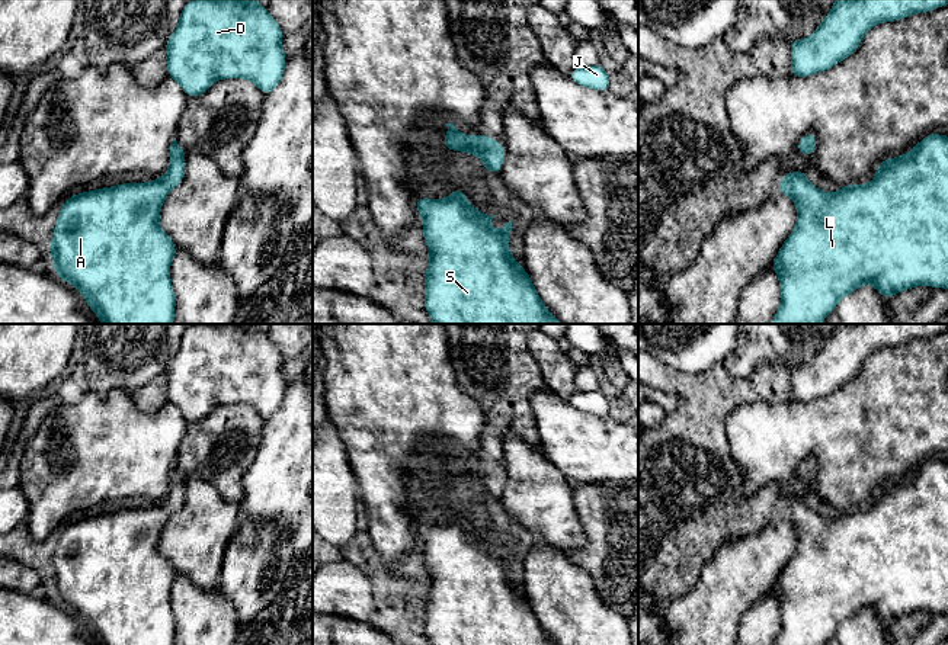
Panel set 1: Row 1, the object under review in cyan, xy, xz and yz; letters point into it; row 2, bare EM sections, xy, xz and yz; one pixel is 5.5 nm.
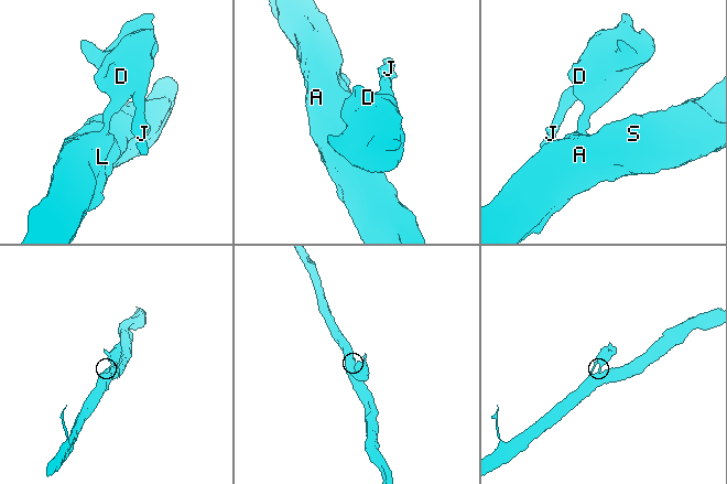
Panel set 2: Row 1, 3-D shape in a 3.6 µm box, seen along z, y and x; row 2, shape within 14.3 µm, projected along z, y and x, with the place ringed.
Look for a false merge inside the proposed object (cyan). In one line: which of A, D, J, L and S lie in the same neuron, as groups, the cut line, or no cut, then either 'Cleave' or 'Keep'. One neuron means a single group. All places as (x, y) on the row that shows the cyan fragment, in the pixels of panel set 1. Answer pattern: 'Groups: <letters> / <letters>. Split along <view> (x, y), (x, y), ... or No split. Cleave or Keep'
Groups: A D J L S. No split. Keep

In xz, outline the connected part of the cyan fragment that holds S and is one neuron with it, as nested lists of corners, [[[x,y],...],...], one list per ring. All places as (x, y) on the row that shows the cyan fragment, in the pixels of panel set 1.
[[[458,187],[446,199],[417,198],[416,208],[430,251],[425,308],[435,324],[563,324],[547,309],[528,272],[507,247],[512,221],[503,230],[491,230],[489,222],[496,215],[471,206]]]

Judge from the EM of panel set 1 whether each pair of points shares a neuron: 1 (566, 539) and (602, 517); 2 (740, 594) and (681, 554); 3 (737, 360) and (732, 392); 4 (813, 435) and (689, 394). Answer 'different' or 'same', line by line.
1: different
2: different
3: different
4: different

